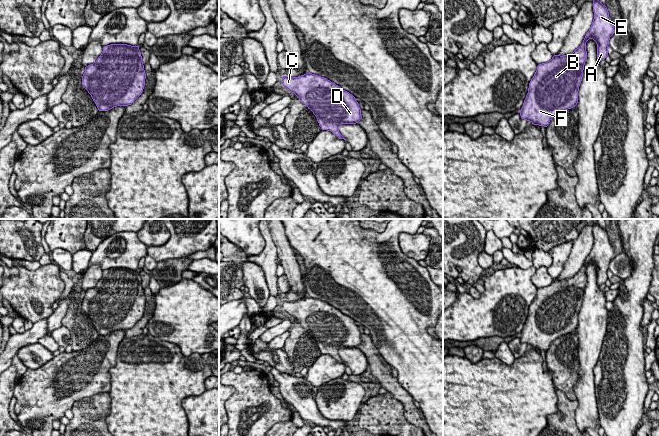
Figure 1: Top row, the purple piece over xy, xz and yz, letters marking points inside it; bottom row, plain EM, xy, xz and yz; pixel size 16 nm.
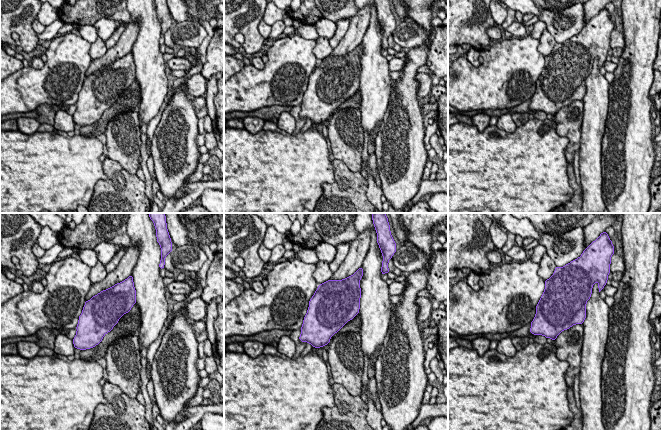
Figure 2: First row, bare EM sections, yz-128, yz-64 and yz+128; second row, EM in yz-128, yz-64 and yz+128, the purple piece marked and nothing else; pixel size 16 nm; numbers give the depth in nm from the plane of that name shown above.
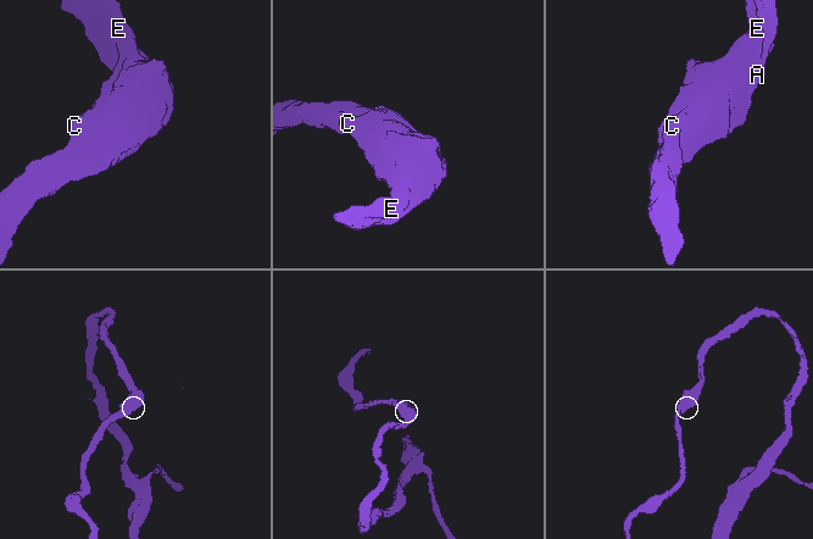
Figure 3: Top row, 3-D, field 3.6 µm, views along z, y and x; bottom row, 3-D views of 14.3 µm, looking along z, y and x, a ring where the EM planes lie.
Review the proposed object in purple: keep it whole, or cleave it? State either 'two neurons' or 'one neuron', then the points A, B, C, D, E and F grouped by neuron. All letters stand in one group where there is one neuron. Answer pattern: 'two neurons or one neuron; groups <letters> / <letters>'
one neuron; groups A B C D E F

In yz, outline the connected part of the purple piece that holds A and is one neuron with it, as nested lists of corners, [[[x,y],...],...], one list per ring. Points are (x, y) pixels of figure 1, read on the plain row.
[[[596,219],[591,221],[594,243],[584,265],[572,278],[556,278],[549,286],[537,289],[520,334],[521,343],[547,351],[554,340],[577,329],[579,310],[587,284],[588,263],[596,265],[598,286],[608,280],[607,272],[610,261],[615,257],[614,249],[607,231]]]

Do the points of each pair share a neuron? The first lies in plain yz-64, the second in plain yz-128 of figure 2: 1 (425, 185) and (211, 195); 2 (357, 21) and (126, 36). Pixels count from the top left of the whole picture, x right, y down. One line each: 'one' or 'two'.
1: two
2: one

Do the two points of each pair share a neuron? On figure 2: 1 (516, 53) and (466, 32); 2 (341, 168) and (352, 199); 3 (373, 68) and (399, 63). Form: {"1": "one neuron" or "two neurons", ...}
{"1": "two neurons", "2": "one neuron", "3": "two neurons"}

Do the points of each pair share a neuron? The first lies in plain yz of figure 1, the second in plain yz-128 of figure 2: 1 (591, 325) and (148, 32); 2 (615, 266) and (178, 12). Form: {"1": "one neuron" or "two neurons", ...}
{"1": "one neuron", "2": "two neurons"}

